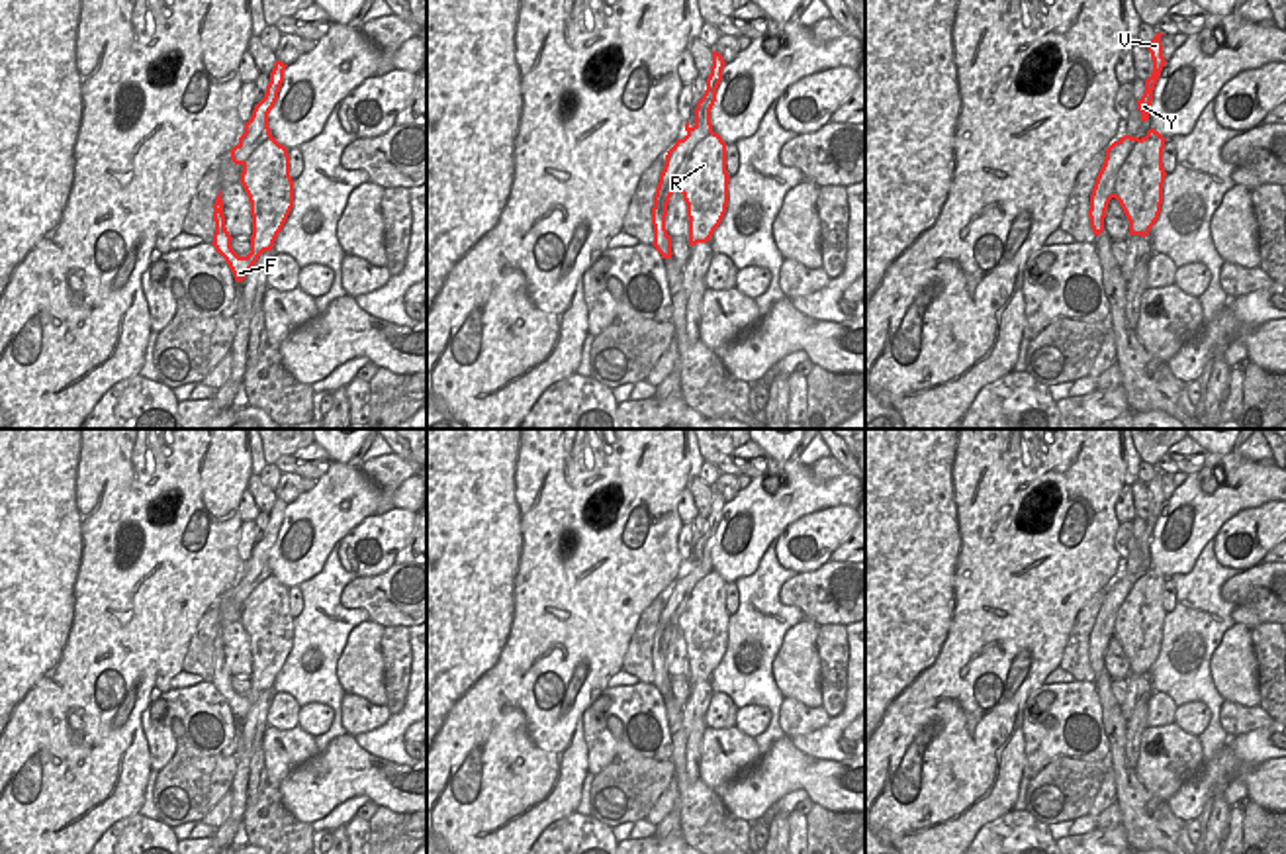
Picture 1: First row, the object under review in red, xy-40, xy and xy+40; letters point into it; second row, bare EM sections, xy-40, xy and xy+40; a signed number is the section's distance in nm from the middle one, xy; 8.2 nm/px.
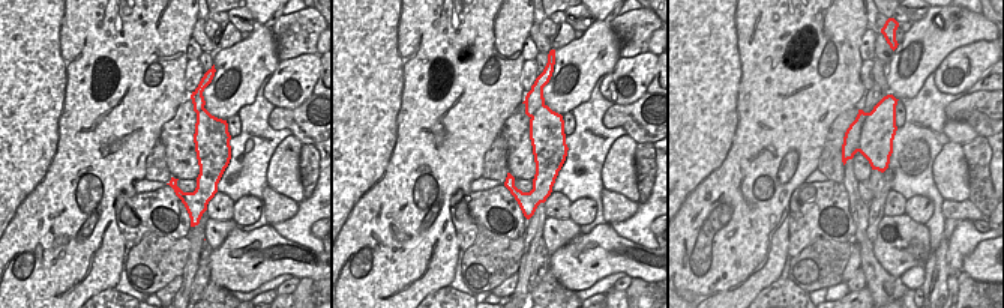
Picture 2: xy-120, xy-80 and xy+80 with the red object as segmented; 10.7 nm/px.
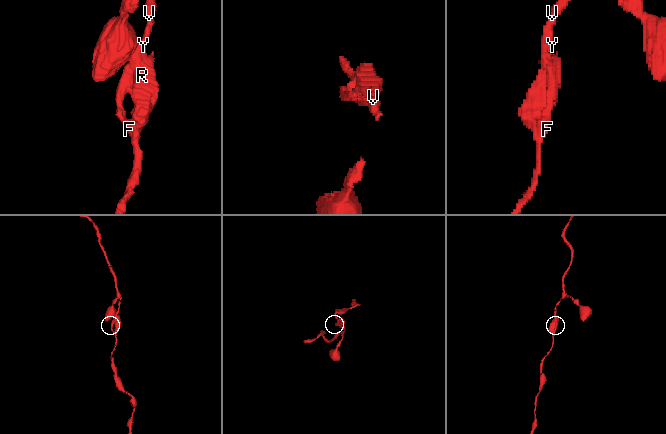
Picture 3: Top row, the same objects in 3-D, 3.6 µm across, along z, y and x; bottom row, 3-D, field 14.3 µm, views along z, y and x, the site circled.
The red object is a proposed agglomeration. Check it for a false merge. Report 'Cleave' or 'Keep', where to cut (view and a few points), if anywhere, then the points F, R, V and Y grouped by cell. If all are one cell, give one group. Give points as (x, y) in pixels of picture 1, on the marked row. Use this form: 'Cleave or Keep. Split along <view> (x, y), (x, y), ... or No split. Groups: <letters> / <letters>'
Keep. No split. Groups: F R V Y

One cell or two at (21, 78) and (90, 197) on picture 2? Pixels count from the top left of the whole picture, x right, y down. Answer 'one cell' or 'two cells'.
one cell

